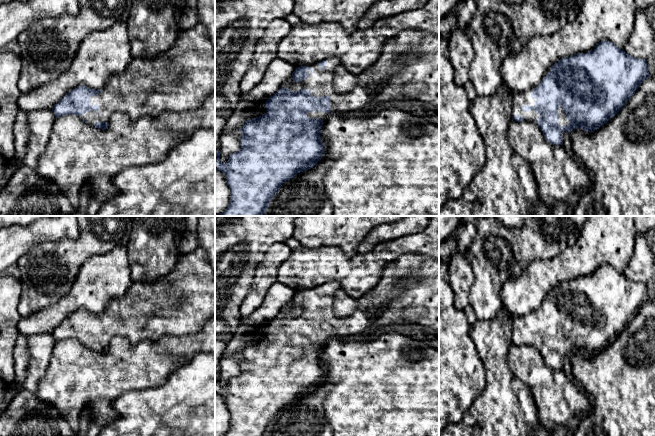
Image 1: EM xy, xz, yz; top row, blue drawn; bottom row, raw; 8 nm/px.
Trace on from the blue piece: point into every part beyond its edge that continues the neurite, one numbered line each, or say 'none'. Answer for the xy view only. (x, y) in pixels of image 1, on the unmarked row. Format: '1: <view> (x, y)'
1: xy (180, 303)

